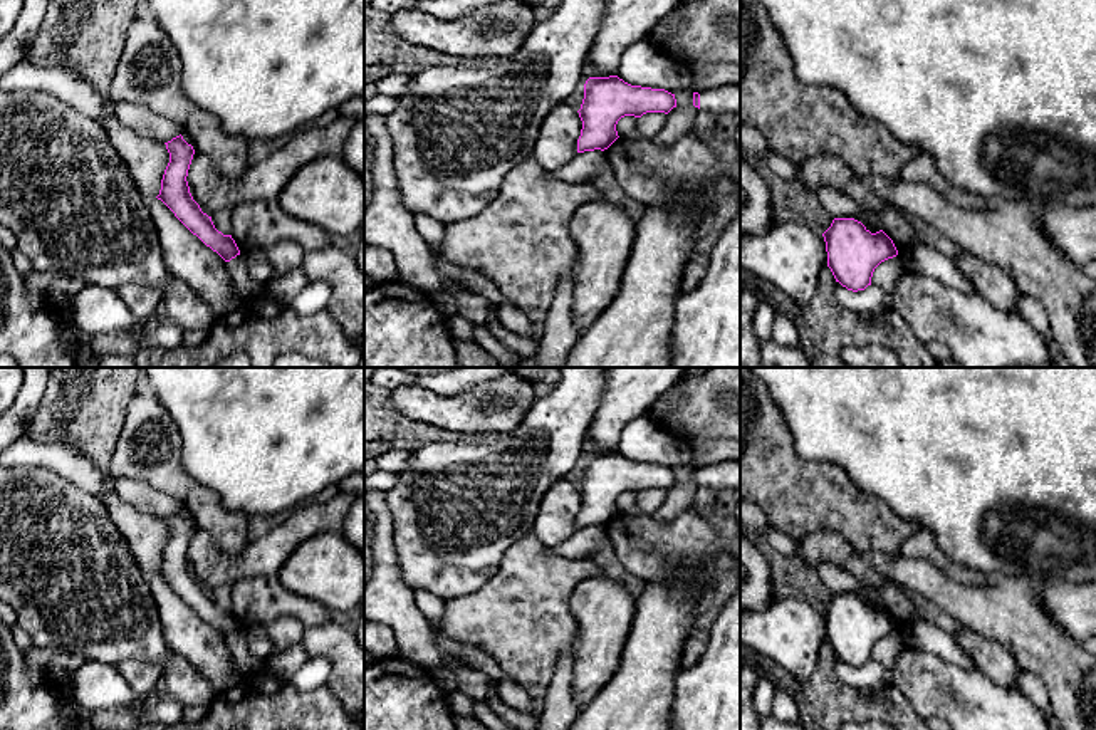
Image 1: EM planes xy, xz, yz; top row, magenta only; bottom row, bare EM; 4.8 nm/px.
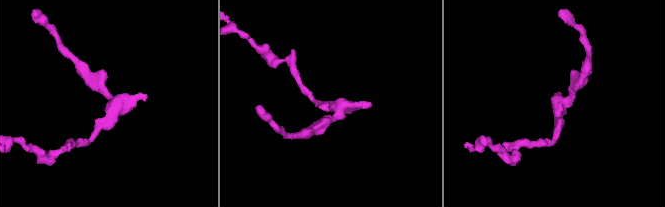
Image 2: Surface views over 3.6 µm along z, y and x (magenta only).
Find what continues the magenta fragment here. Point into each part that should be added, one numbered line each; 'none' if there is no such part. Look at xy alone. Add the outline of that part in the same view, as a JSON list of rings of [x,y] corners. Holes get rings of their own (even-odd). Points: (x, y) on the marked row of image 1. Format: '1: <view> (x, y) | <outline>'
none

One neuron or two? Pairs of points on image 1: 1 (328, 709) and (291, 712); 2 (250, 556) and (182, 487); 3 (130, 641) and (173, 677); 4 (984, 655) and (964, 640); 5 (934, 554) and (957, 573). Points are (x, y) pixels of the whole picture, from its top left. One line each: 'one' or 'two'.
1: one
2: two
3: one
4: one
5: one

